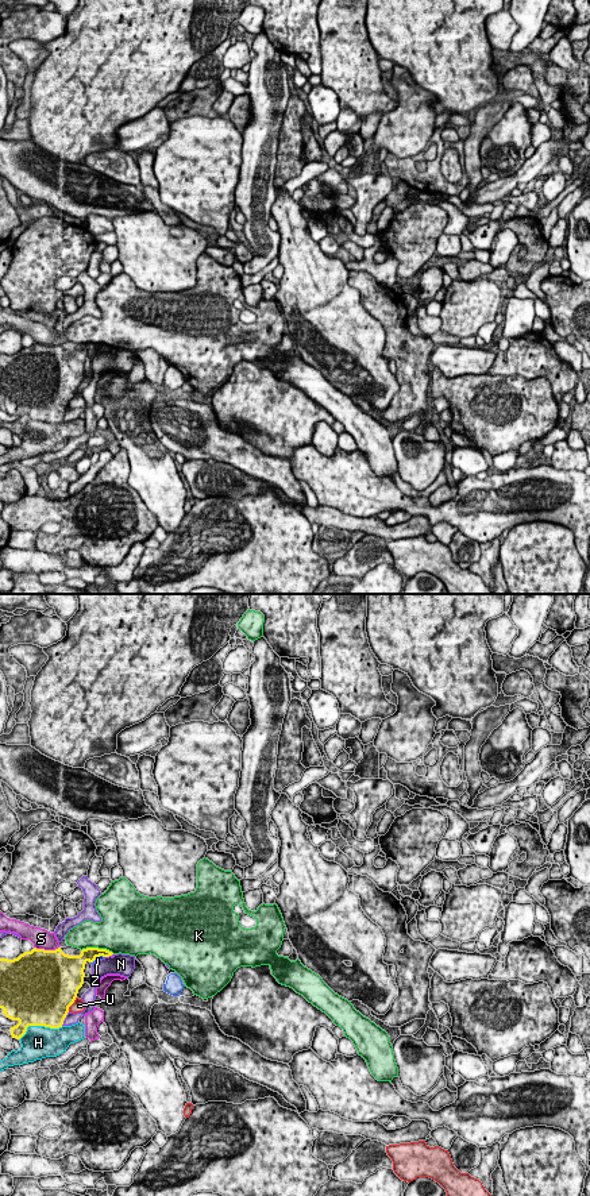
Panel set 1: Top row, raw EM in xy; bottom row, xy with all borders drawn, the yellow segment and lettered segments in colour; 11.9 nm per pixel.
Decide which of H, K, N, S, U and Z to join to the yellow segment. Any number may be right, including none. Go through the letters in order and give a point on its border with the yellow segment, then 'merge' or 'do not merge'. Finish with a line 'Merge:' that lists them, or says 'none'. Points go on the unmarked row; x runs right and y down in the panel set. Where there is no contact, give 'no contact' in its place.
H: meets yellow in xy at (38, 420); do not merge
K: meets yellow in xy at (97, 343); do not merge
N: meets yellow in xy at (65, 412); do not merge
S: meets yellow in xy at (46, 346); do not merge
U: meets yellow in xy at (72, 398); do not merge
Z: meets yellow in xy at (97, 351); do not merge
Merge: none

